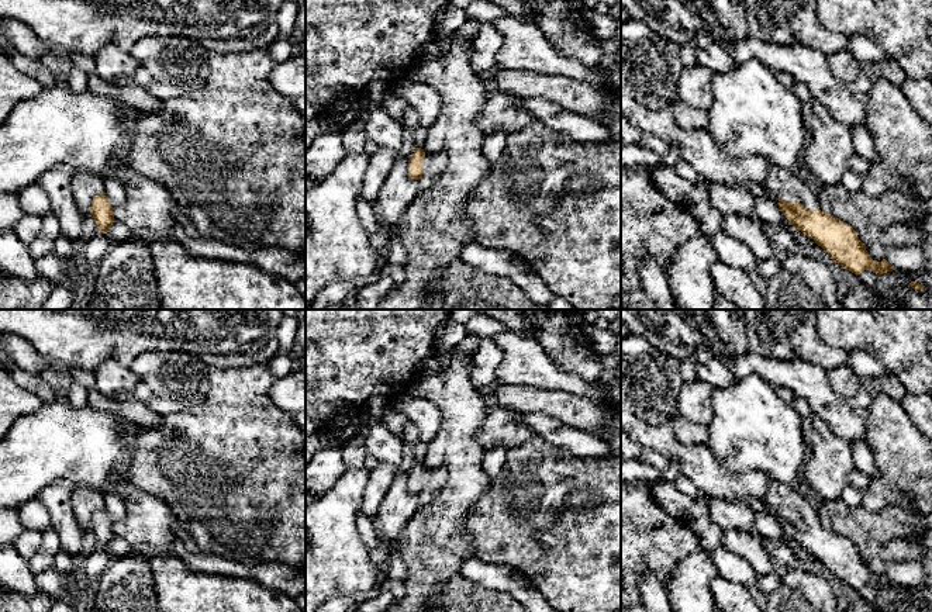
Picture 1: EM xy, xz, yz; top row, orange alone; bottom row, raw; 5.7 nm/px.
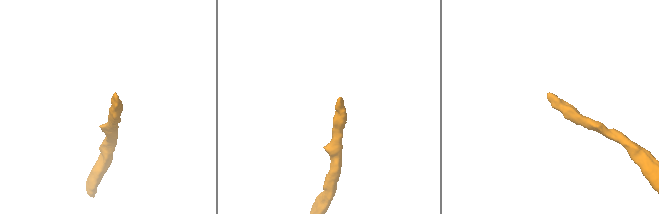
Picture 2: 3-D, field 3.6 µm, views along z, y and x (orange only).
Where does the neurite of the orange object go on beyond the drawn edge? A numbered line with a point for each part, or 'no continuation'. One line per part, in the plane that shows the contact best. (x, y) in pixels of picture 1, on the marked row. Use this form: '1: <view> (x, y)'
1: yz (783, 183)

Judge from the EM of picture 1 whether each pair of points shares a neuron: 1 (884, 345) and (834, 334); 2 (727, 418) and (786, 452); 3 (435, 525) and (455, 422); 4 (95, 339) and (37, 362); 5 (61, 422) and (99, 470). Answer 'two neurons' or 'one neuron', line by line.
1: one neuron
2: one neuron
3: one neuron
4: two neurons
5: one neuron

